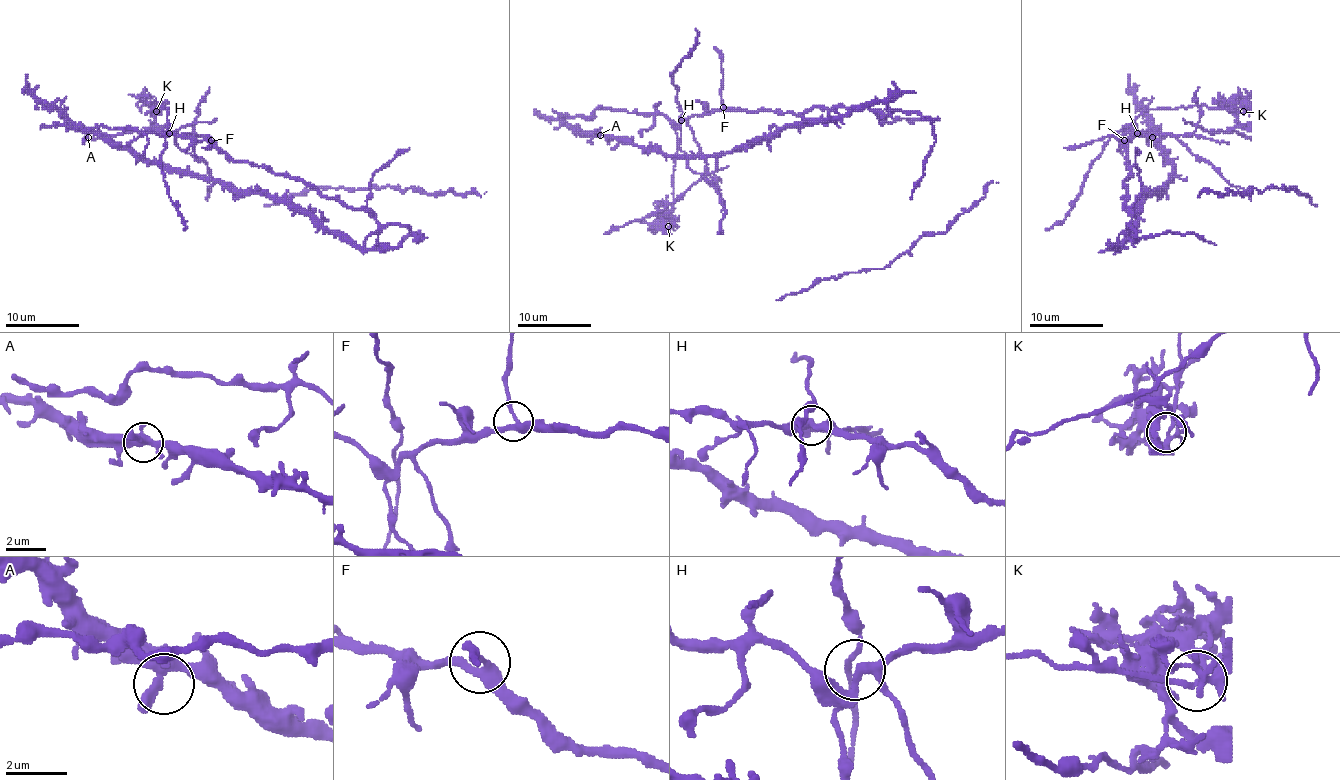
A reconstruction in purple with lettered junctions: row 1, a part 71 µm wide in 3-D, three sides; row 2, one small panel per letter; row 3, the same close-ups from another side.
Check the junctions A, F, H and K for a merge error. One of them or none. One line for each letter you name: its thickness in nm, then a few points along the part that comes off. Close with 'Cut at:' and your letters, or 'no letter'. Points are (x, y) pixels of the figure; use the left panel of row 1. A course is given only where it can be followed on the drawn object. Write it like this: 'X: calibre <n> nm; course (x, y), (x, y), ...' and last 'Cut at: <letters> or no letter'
K: calibre 240 nm; course (156, 111), (150, 107), (152, 105), (156, 124), (150, 131), (178, 131), (194, 122), (211, 122), (216, 118)
Cut at: K

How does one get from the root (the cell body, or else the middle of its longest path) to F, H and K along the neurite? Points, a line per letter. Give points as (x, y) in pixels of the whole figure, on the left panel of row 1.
F: (299, 179), (271, 173), (248, 162), (233, 162), (211, 140)
H: (299, 179), (271, 173), (248, 162), (233, 162), (205, 140), (192, 140), (169, 133)
K: (299, 179), (233, 162), (205, 140), (176, 135), (194, 135), (191, 126), (150, 131), (156, 111)

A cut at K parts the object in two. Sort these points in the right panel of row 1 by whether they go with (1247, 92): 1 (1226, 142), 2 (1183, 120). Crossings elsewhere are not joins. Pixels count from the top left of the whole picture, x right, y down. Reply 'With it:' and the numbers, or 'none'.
With it: 2

